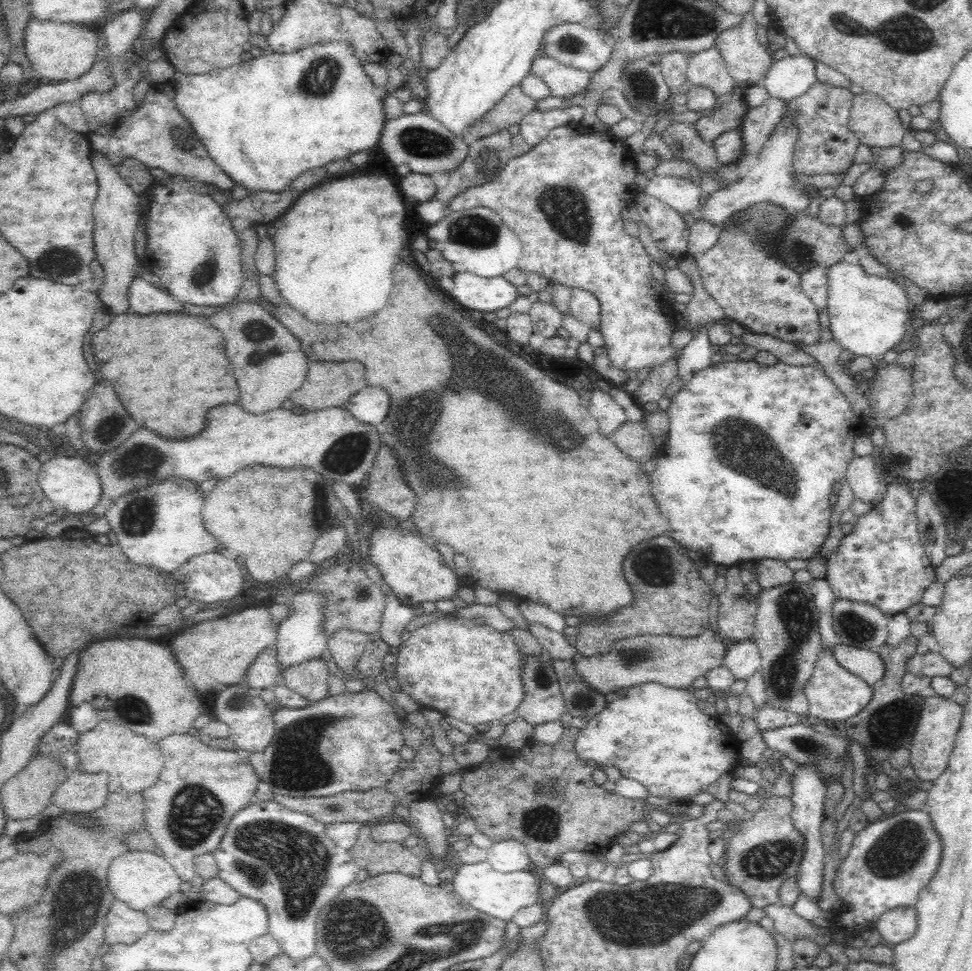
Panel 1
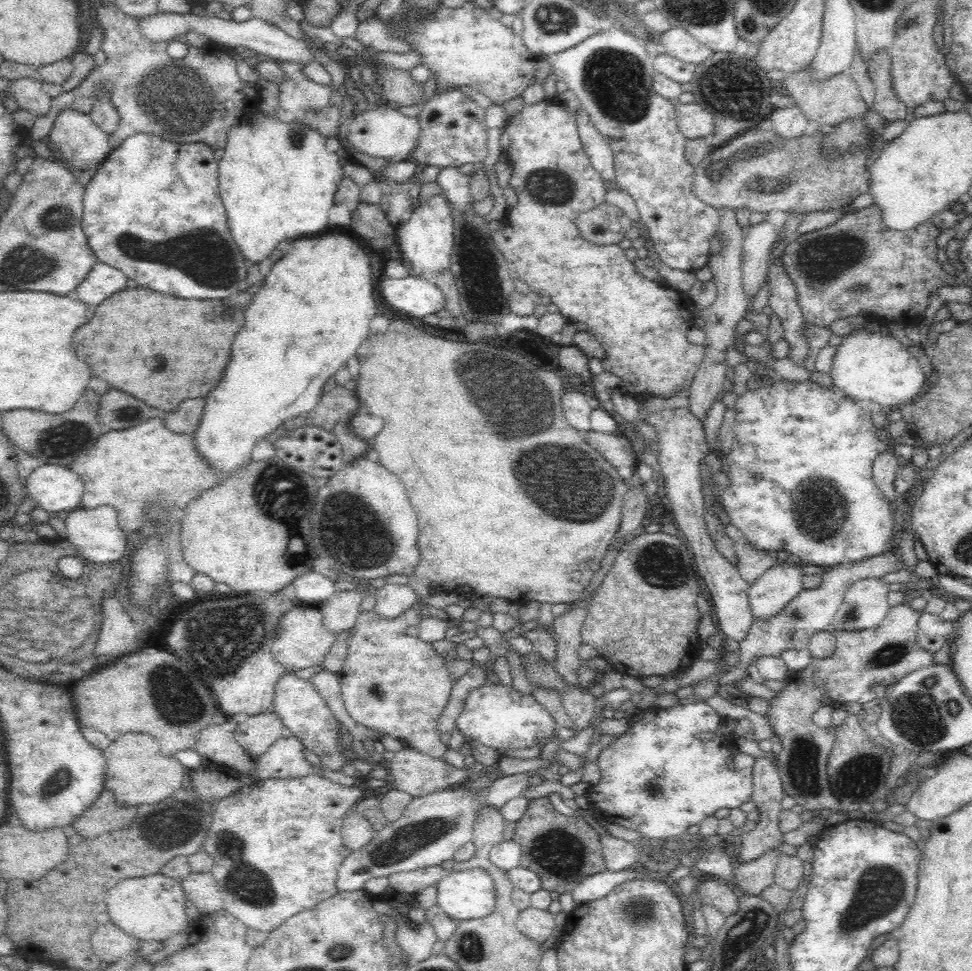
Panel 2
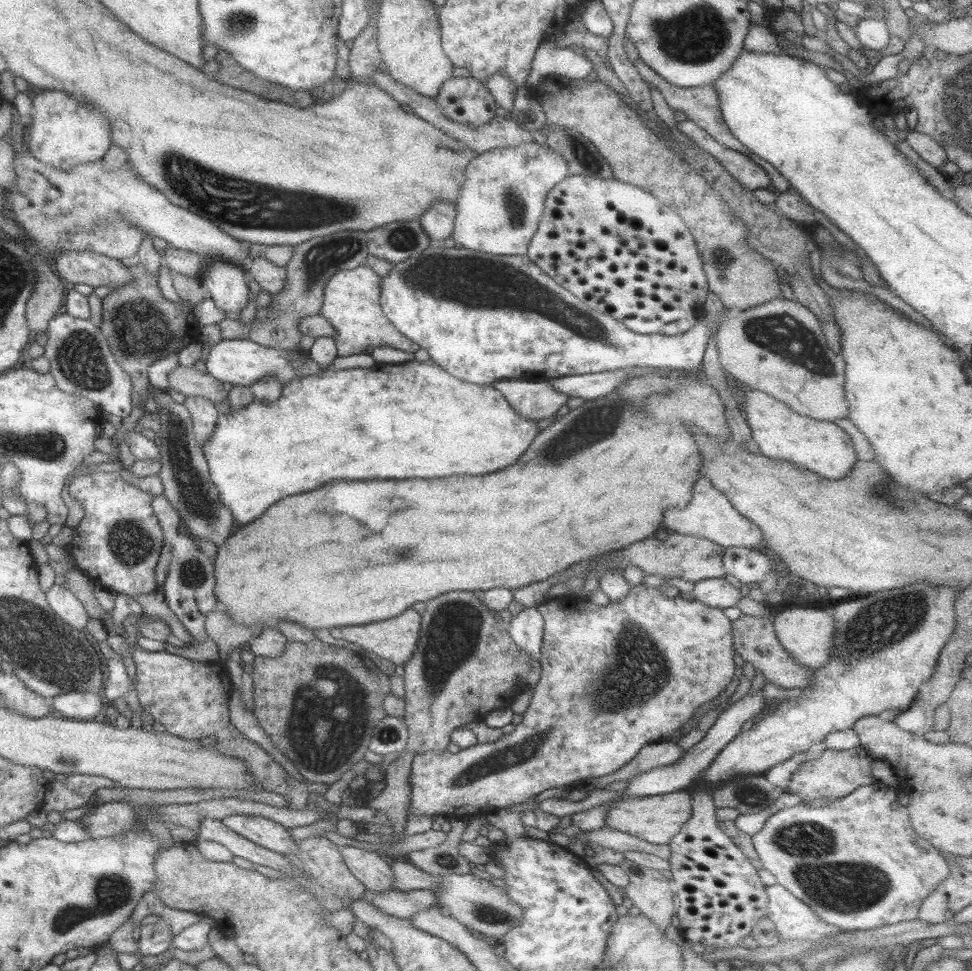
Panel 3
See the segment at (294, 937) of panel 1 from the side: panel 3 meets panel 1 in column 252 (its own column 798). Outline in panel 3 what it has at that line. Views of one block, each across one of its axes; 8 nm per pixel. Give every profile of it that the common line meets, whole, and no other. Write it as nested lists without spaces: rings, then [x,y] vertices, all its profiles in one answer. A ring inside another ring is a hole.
[[[876,780],[872,784],[859,786],[850,794],[838,798],[838,800],[832,799],[832,802],[830,802],[830,799],[818,799],[809,803],[801,802],[793,807],[773,812],[766,824],[760,829],[760,832],[751,837],[763,868],[774,874],[778,884],[784,886],[788,892],[791,892],[796,898],[805,902],[813,912],[816,912],[820,920],[824,920],[828,924],[834,924],[840,930],[872,930],[880,926],[918,919],[921,904],[950,876],[951,867],[946,864],[946,860],[942,858],[942,855],[934,846],[930,846],[930,843],[918,836],[917,832],[914,832],[907,806],[898,802],[896,789],[884,784],[881,780]]]

